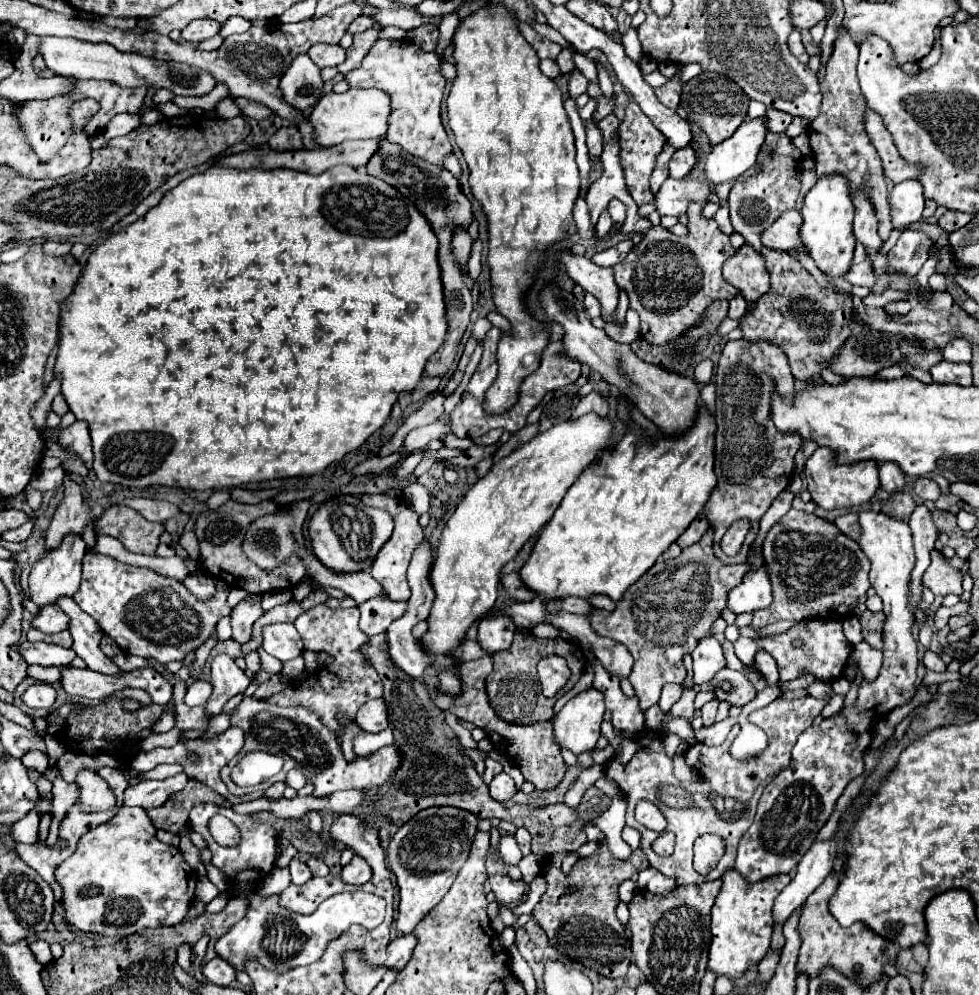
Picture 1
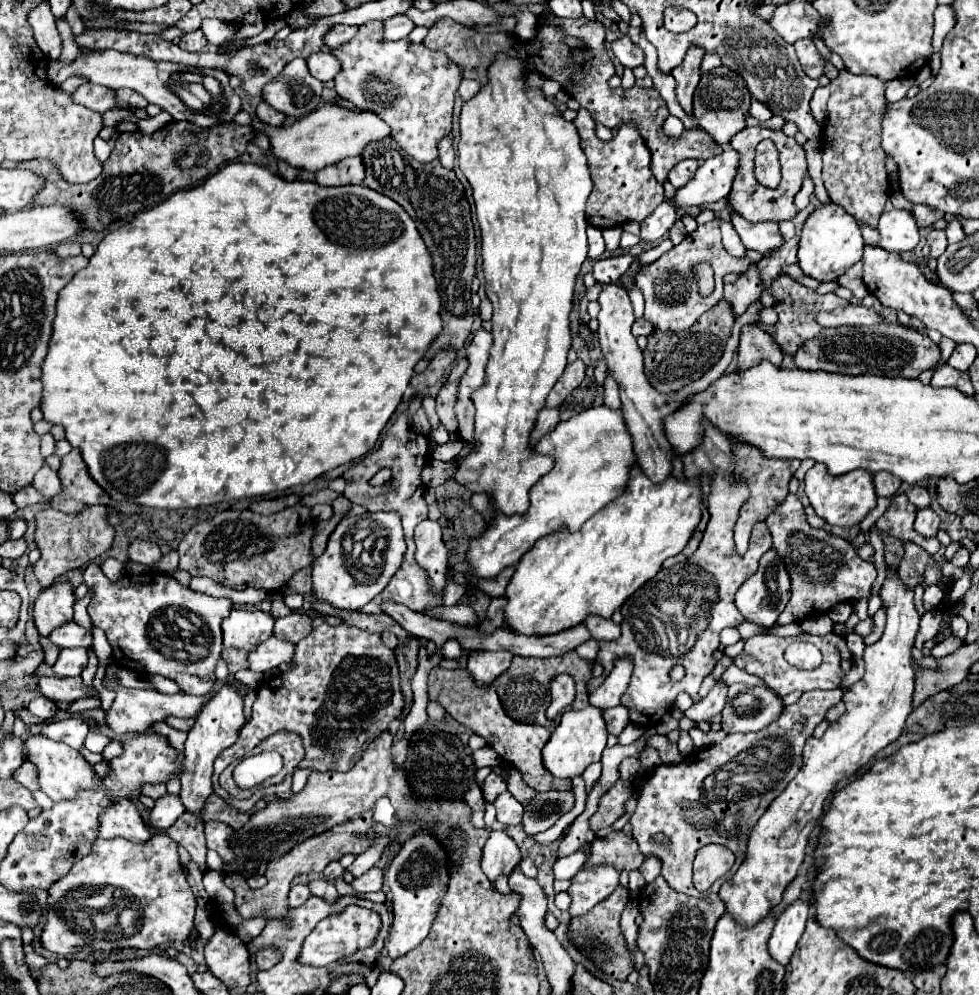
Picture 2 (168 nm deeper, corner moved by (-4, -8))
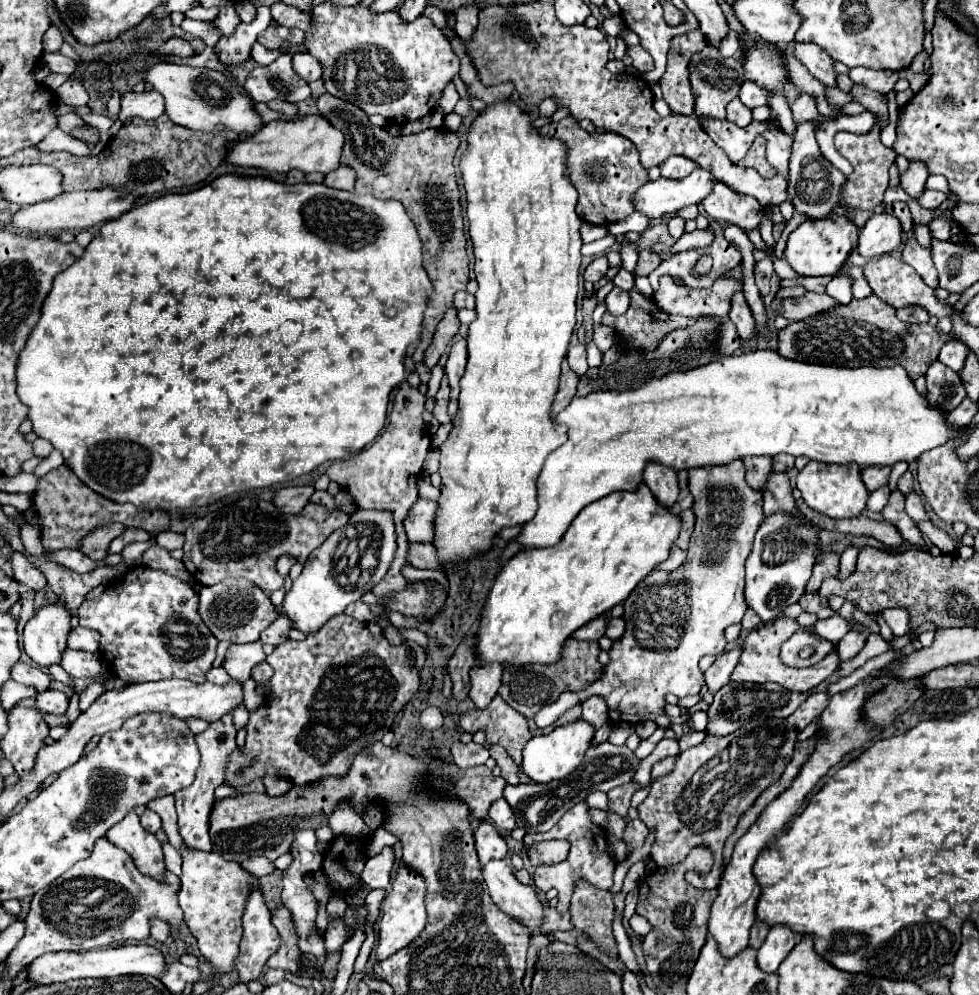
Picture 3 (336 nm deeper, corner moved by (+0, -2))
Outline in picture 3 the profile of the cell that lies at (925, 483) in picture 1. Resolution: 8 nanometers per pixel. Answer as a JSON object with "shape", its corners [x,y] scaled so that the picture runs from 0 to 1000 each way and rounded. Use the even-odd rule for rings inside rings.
{"shape":[[[928,472],[918,480],[916,492],[918,492],[922,498],[928,498],[928,494],[933,494],[933,476],[931,476]]]}

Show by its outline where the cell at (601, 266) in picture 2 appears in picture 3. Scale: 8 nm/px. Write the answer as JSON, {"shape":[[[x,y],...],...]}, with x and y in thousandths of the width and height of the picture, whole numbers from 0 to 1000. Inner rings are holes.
{"shape":[[[612,257],[612,259],[608,259],[608,261],[600,267],[600,271],[598,271],[598,281],[610,283],[610,281],[614,281],[614,279],[620,275],[620,271],[622,271],[620,259],[618,259],[618,257]]]}

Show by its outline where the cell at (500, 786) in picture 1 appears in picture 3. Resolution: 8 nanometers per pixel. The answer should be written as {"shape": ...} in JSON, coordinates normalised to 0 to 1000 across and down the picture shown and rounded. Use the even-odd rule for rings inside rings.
{"shape":[[[514,802],[506,804],[506,808],[502,808],[502,812],[499,812],[499,822],[502,822],[504,828],[510,830],[510,832],[516,832],[516,834],[524,834],[524,832],[526,832],[526,820],[524,820],[518,804],[514,804]]]}

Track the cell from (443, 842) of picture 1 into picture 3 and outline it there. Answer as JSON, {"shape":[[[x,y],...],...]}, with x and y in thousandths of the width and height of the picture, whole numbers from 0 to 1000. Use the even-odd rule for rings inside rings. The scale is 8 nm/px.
{"shape":[[[408,866],[403,886],[399,896],[391,905],[391,921],[387,929],[387,949],[385,949],[385,965],[393,965],[406,955],[420,949],[430,935],[434,933],[434,884],[420,870]]]}

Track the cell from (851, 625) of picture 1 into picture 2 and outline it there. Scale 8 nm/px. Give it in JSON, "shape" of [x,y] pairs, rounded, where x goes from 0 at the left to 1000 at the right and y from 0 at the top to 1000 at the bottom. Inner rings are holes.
{"shape":[[[869,635],[869,637],[863,639],[863,643],[865,643],[865,651],[867,651],[867,655],[871,657],[871,661],[879,661],[879,659],[882,659],[882,653],[884,653],[882,641],[879,641],[877,637]]]}

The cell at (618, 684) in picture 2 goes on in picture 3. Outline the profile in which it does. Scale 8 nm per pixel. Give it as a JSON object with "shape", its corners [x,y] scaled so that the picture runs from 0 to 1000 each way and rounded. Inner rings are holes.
{"shape":[[[602,699],[596,706],[596,724],[604,726],[608,732],[612,732],[616,726],[622,724],[620,706],[614,699]]]}

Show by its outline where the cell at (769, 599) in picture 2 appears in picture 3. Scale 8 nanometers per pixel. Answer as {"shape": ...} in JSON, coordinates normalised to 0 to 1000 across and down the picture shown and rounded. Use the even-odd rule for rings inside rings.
{"shape":[[[798,515],[779,523],[771,537],[767,559],[763,561],[761,605],[781,627],[792,623],[804,609],[812,607],[820,599],[822,587],[828,579],[828,569],[832,565],[835,545],[835,533],[824,523],[816,523]]]}

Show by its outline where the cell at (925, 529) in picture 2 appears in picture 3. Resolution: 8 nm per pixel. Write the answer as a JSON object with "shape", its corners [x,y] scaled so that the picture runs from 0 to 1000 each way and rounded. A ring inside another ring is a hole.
{"shape":[[[931,494],[931,496],[926,498],[924,513],[926,513],[926,517],[933,521],[935,527],[941,527],[941,525],[949,523],[949,519],[947,519],[947,515],[945,515],[945,509],[943,509],[943,505],[941,505],[941,501],[939,501],[937,494]]]}

